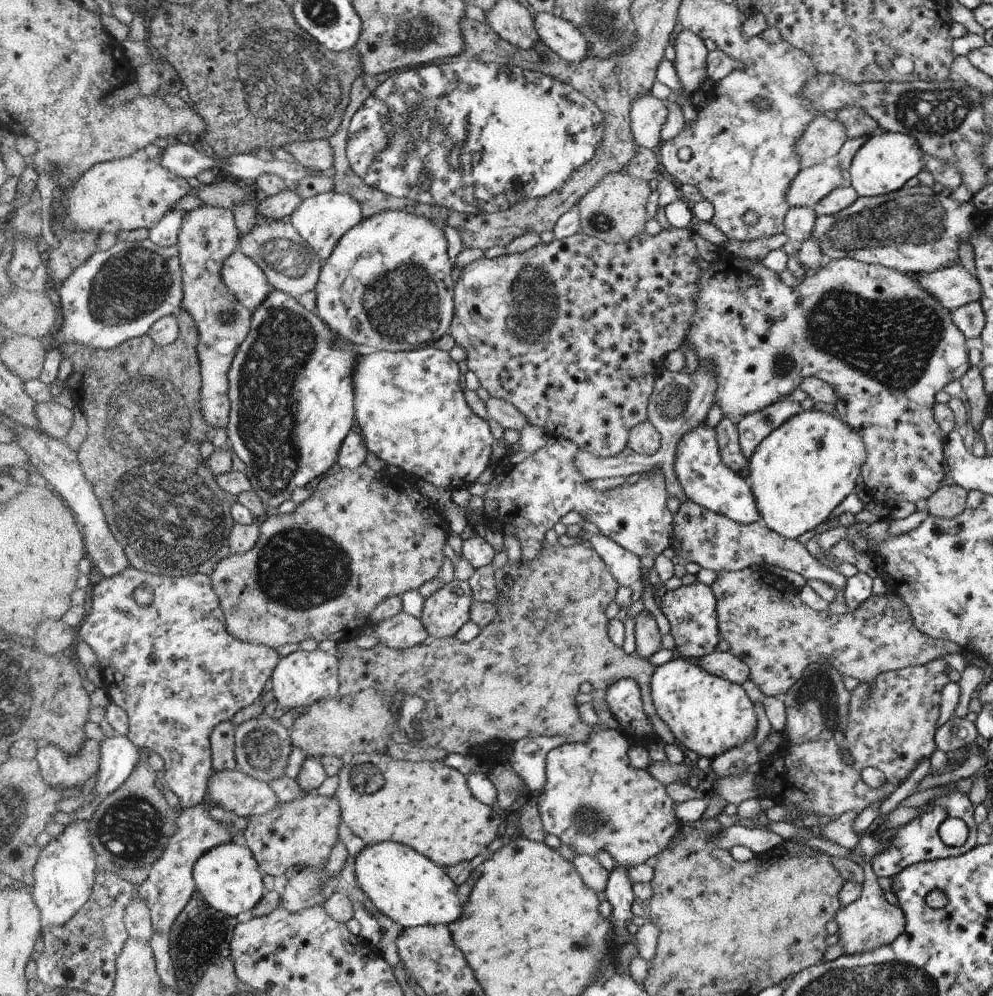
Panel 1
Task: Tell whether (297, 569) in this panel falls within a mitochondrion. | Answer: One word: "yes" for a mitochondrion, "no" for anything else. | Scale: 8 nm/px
yes

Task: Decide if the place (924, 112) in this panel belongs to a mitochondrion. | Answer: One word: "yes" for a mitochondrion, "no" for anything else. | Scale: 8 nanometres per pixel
yes

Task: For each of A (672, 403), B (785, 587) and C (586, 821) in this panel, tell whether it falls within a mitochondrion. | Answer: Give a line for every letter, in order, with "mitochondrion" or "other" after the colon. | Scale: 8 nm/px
A: mitochondrion
B: other
C: mitochondrion

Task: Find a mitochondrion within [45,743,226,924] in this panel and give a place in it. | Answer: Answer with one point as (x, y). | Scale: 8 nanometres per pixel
(131, 830)

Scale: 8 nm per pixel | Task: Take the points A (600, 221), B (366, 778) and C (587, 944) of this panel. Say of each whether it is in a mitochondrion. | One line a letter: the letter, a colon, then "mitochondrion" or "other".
A: mitochondrion
B: mitochondrion
C: mitochondrion

